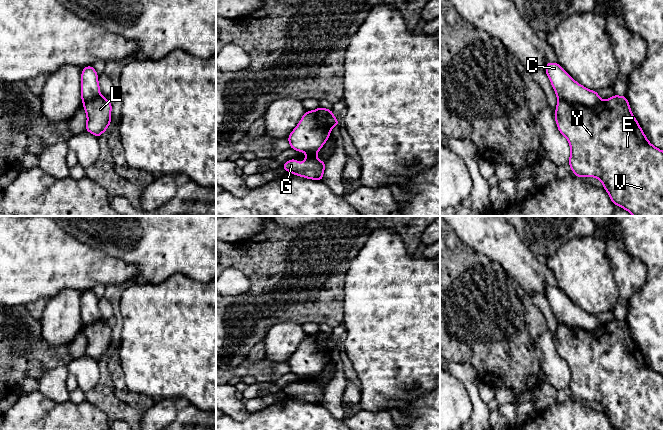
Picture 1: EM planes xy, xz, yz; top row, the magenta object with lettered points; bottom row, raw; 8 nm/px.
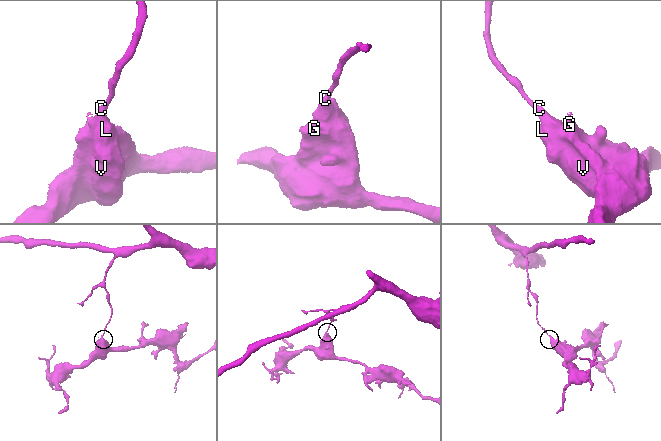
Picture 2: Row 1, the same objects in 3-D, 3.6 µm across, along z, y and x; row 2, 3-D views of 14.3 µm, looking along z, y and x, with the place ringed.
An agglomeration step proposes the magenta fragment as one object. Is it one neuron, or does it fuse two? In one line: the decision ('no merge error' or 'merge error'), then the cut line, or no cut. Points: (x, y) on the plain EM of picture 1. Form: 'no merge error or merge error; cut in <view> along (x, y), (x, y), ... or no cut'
merge error; cut in yz along (558, 323), (588, 331), (593, 331), (600, 324)

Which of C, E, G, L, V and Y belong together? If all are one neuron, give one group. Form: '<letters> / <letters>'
C / E G L V Y

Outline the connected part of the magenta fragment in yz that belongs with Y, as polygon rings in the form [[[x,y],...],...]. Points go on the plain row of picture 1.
[[[614,318],[608,324],[600,324],[592,332],[558,324],[555,344],[558,354],[567,362],[571,371],[568,388],[576,401],[598,402],[614,429],[663,430],[663,375],[647,364],[631,336],[626,320]]]

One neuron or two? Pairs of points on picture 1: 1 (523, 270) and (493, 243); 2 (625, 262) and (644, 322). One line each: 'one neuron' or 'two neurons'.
1: one neuron
2: two neurons

